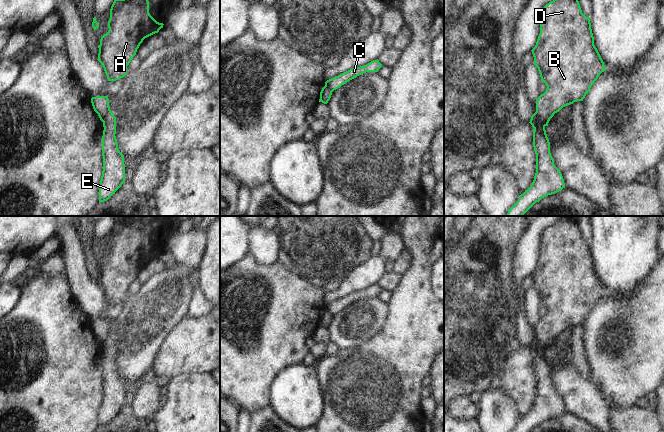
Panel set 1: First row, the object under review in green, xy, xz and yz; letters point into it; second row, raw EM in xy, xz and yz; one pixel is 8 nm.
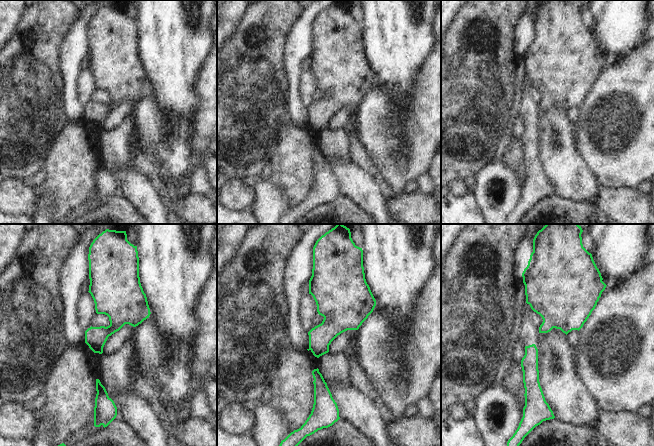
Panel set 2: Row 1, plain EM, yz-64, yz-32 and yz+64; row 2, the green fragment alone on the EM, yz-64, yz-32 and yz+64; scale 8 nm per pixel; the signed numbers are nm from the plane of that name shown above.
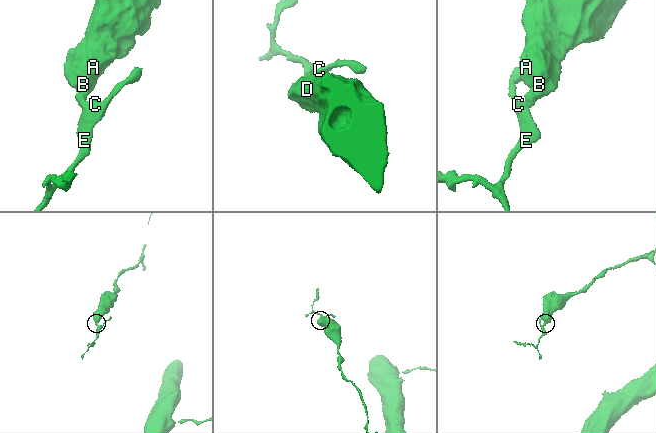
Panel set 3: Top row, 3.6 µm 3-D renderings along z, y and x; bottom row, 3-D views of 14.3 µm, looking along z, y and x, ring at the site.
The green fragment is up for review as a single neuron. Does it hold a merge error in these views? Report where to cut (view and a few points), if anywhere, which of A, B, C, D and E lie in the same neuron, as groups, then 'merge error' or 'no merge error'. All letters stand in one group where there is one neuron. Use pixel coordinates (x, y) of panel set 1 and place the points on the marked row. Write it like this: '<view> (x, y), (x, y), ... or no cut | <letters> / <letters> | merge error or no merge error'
yz (535, 112), (540, 117), (544, 126) | A B D / C E | merge error

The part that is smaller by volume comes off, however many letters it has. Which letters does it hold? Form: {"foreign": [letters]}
{"foreign": ["C", "E"]}

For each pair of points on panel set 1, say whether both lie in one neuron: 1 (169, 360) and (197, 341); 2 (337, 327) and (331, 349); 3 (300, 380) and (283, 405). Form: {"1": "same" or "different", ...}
{"1": "same", "2": "different", "3": "same"}

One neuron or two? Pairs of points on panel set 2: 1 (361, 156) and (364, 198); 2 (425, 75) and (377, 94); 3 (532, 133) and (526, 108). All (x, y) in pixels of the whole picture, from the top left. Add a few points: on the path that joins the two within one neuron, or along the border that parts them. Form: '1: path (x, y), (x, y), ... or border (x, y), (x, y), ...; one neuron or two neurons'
1: border (350, 157), (355, 163), (366, 170), (379, 185); two neurons
2: path (425, 119), (405, 169), (384, 138); one neuron
3: path (531, 127), (530, 114); one neuron

